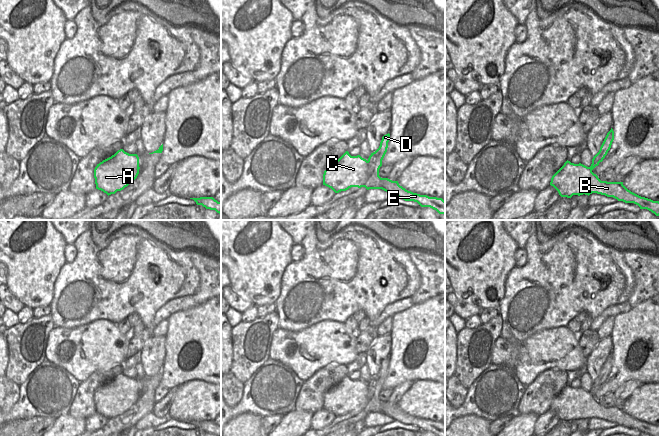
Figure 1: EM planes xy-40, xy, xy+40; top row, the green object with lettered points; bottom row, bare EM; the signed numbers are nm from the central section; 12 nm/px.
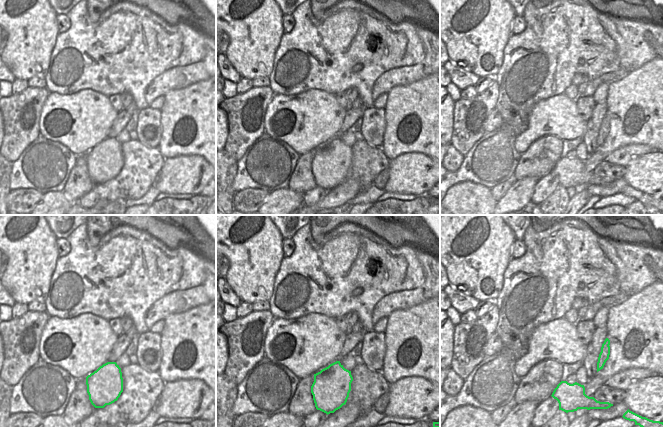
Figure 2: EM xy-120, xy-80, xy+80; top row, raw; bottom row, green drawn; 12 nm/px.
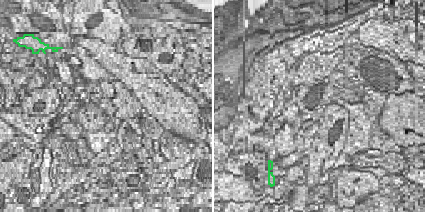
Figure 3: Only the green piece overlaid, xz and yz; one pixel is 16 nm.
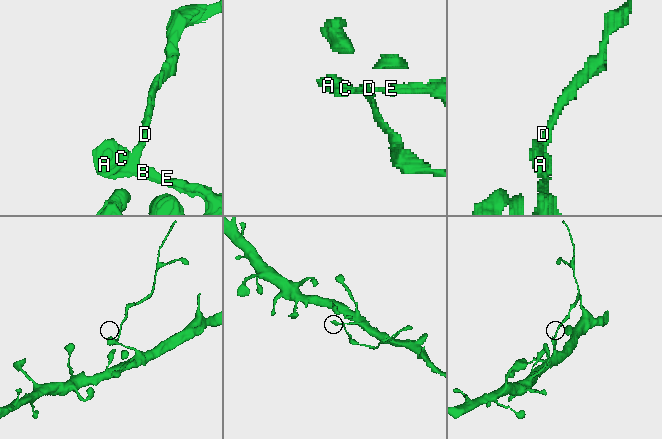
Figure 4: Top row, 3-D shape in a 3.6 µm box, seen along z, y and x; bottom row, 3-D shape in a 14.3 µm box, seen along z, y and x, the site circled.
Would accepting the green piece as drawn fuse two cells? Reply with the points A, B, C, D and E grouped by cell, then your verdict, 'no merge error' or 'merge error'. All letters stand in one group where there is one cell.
groups A B C E / D; merge error

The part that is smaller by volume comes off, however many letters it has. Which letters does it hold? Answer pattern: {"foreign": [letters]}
{"foreign": ["D"]}

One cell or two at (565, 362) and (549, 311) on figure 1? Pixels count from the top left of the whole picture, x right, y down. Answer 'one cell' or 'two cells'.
two cells

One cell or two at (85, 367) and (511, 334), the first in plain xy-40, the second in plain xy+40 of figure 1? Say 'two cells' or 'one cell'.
two cells

